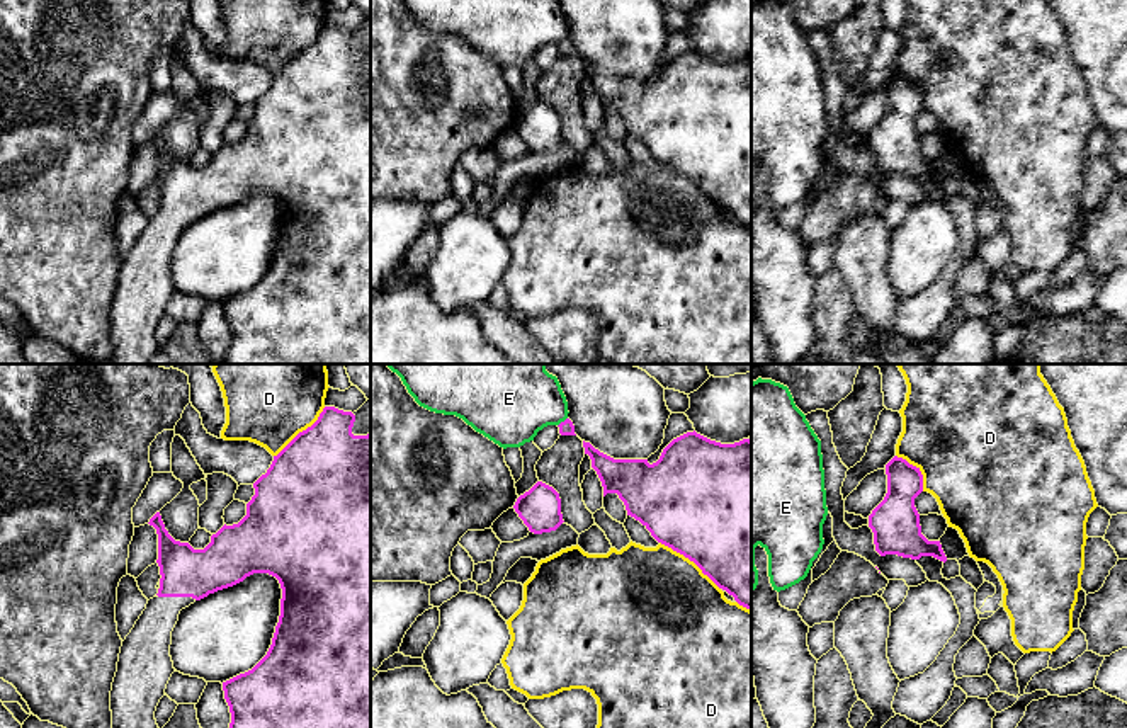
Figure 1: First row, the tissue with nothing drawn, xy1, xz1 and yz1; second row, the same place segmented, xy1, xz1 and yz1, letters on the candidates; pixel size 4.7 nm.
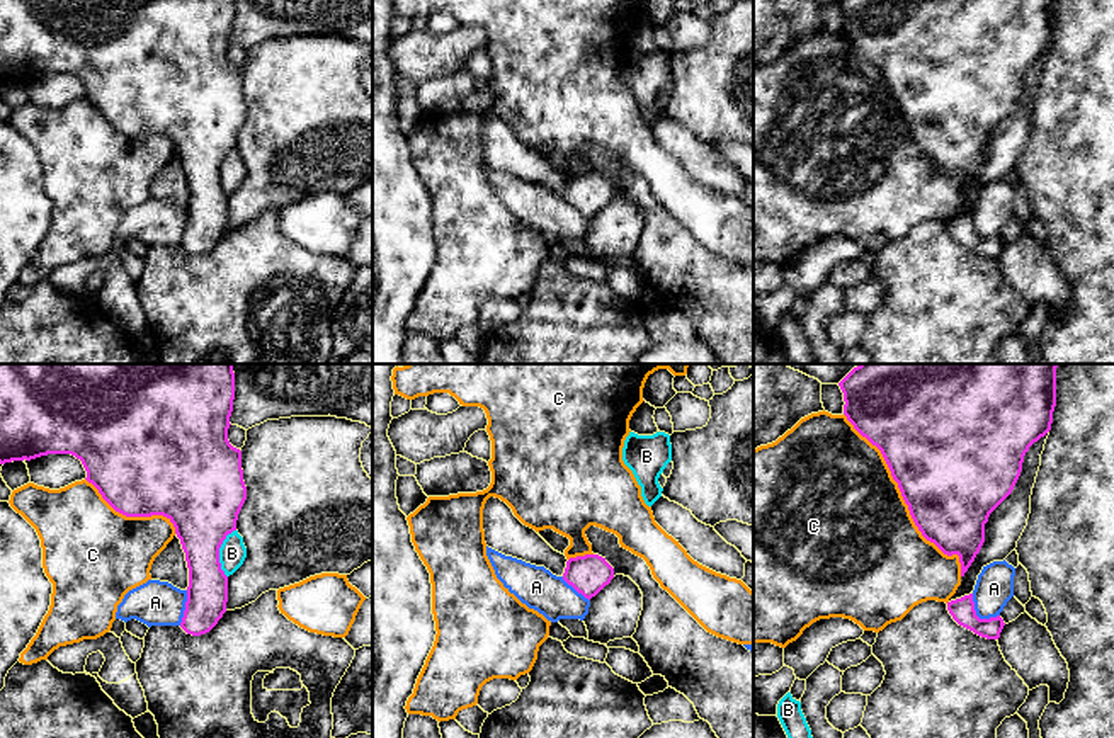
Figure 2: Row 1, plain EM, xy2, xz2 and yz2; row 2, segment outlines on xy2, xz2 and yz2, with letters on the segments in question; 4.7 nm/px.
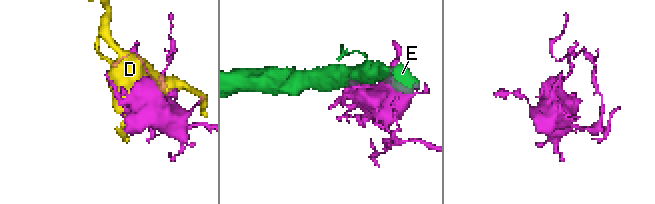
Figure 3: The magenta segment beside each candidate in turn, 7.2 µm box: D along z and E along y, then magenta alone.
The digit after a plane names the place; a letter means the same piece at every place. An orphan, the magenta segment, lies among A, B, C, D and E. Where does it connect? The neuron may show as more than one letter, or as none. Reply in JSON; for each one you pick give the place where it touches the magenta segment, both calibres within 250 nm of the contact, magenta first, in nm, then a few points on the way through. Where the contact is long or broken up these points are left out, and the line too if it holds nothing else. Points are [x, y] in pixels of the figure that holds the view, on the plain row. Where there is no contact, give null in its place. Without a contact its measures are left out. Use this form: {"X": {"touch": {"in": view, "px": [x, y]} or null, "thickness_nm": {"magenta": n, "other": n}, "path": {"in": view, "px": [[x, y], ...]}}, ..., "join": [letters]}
{"join": []}

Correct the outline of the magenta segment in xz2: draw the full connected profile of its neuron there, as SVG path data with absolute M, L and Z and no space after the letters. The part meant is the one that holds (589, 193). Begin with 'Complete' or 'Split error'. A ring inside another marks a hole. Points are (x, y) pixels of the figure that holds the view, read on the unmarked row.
Complete. M599 173L570 177L563 192L563 199L588 219L612 197L614 187Z

